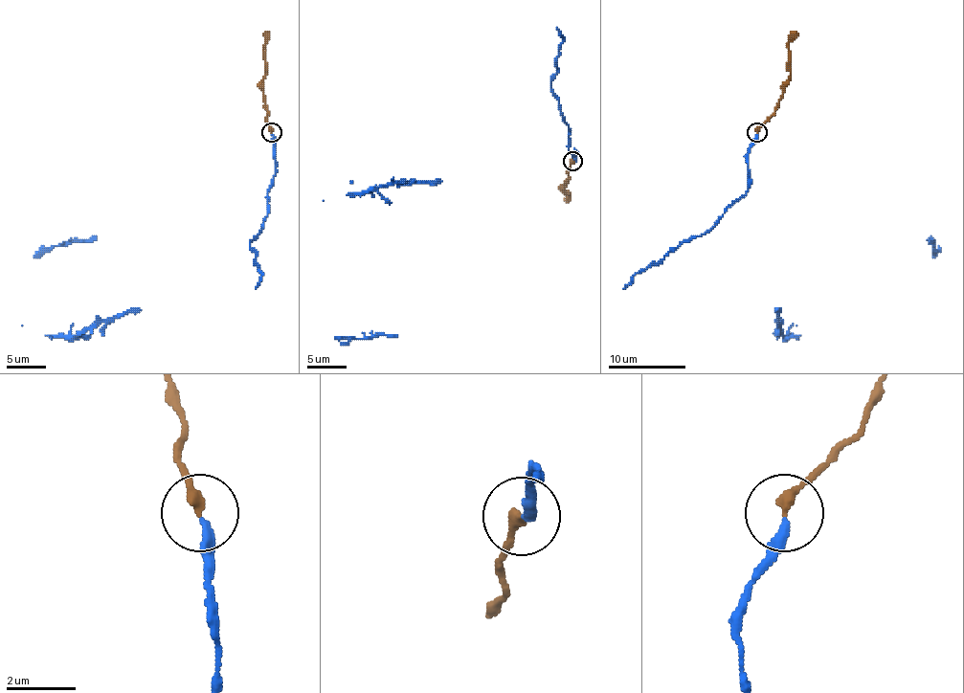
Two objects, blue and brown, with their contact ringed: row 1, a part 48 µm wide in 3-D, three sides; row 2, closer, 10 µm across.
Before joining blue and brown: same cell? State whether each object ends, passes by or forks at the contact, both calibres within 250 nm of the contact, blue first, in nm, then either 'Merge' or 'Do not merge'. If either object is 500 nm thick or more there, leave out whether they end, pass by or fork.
At the ring blue ends. At the ring brown ends. Thickness 280 nm (blue) against 300 nm. Merge

